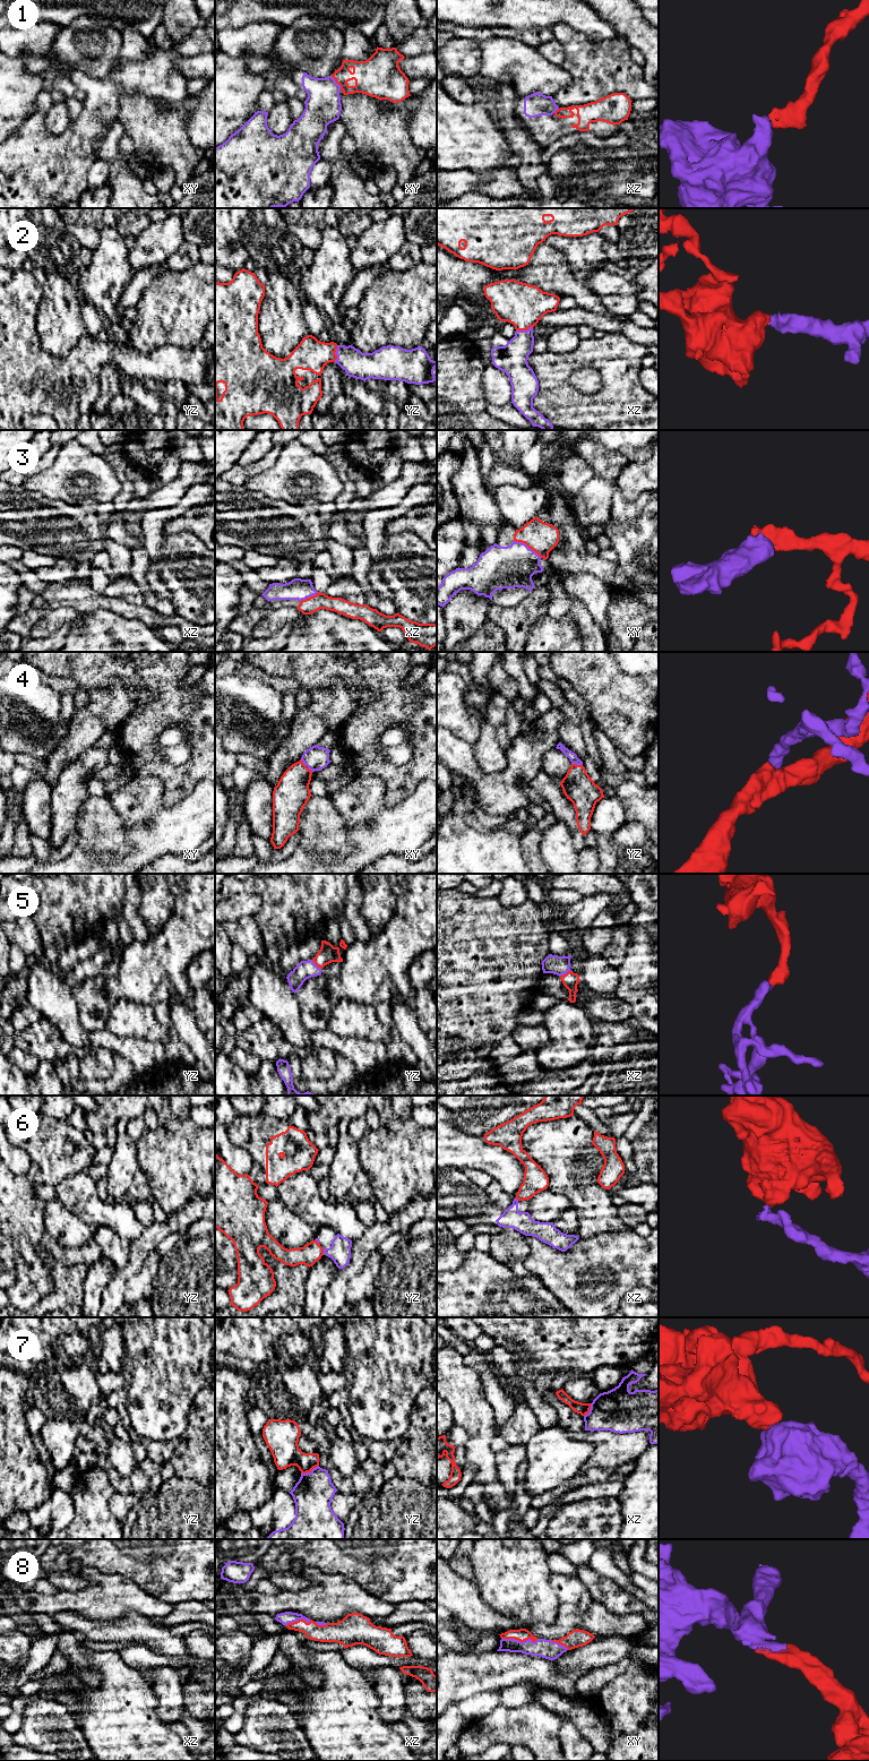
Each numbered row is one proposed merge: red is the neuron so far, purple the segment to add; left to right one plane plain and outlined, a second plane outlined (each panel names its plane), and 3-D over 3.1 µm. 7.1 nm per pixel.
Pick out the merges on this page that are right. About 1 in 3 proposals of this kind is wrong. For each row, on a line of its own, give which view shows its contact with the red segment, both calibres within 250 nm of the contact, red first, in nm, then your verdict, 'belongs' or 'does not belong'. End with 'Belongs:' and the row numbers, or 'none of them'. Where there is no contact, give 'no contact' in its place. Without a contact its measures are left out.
1: xy | 240/260 nm | belongs
2: yz | 220/190 nm | belongs
3: xy | 220/300 nm | belongs
4: yz | 220/60 nm | belongs
5: xz | 110/140 nm | belongs
6: yz | 150/160 nm | does not belong
7: yz | 200/280 nm | does not belong
8: xy | 90/130 nm | belongs
Belongs: 1, 2, 3, 4, 5, 8

